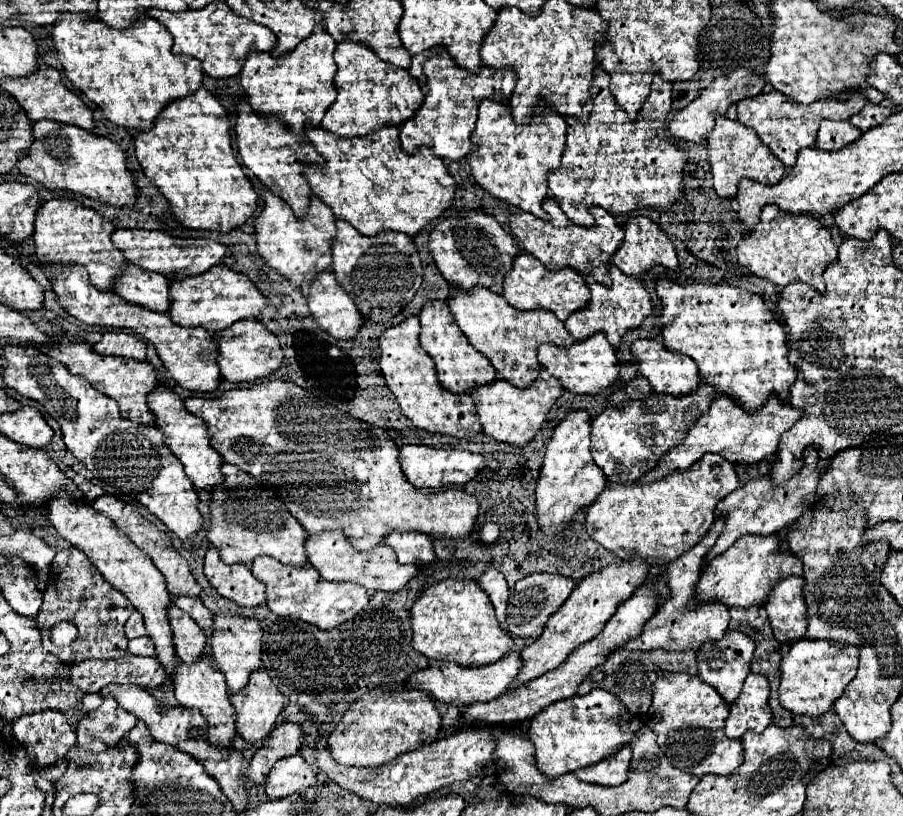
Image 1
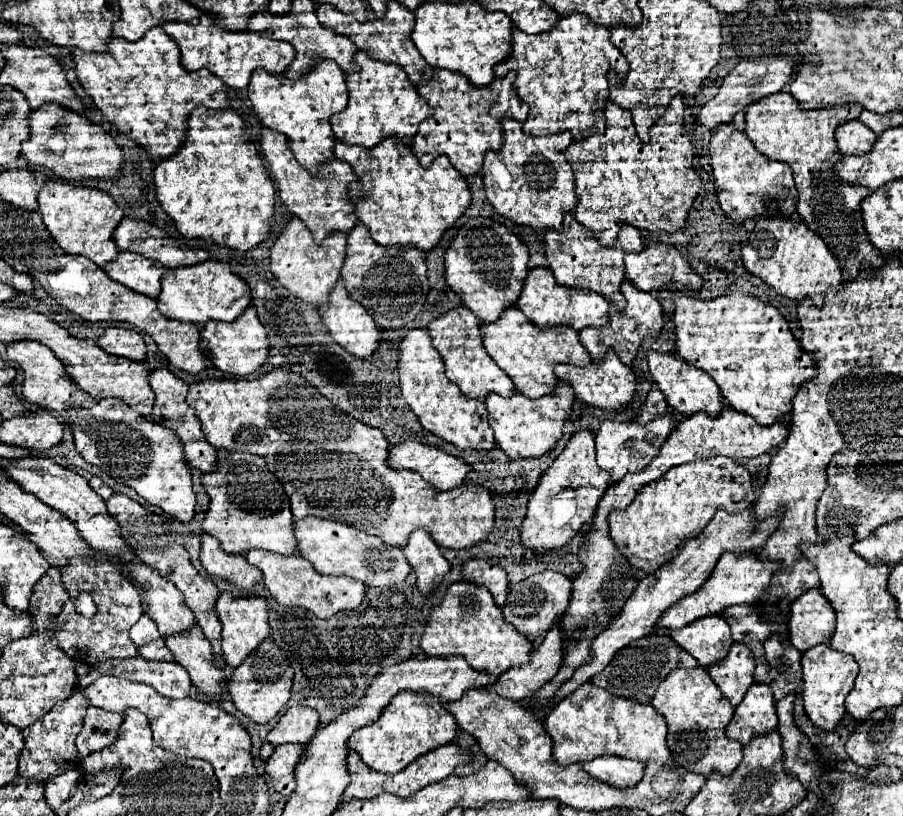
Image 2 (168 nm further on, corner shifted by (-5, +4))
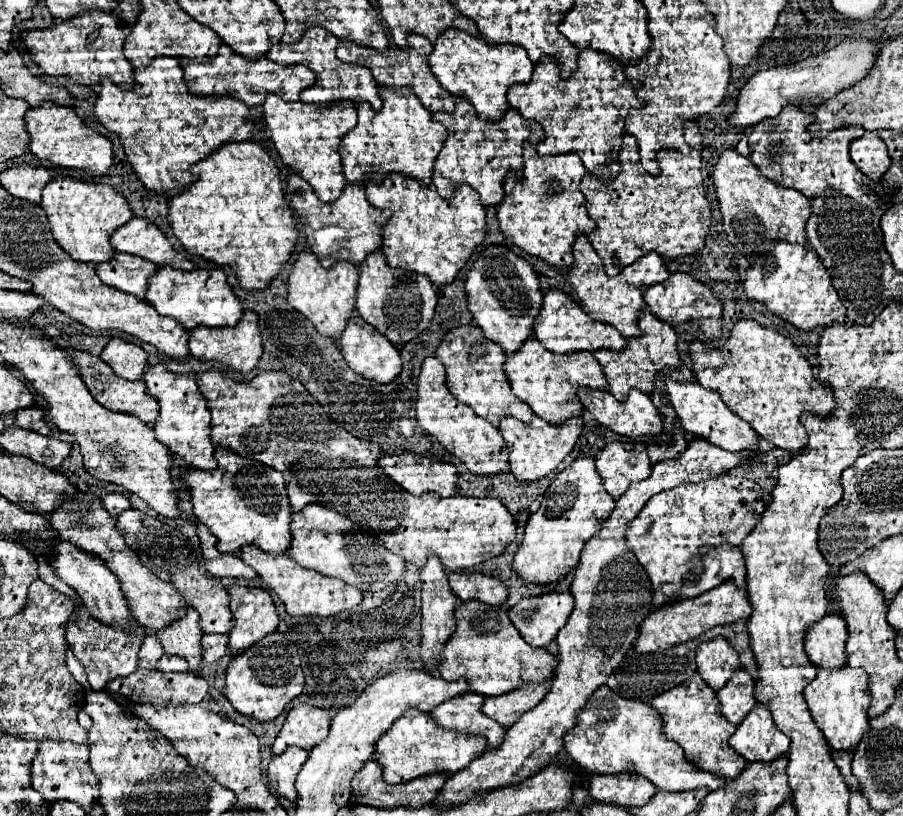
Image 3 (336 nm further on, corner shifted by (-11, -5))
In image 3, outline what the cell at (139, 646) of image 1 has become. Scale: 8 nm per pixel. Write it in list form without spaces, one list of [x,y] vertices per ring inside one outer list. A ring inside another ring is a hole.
[[[164,654],[156,662],[156,670],[162,670],[162,672],[186,672],[188,664],[180,656],[168,656],[168,654]]]

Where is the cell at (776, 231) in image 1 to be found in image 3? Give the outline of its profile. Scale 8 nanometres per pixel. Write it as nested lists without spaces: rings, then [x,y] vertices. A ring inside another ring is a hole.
[[[774,240],[772,250],[766,252],[760,262],[748,268],[744,290],[748,298],[764,302],[768,310],[802,330],[812,330],[816,326],[828,326],[846,320],[846,308],[842,306],[842,300],[832,286],[828,270],[822,266],[818,254],[802,244]]]

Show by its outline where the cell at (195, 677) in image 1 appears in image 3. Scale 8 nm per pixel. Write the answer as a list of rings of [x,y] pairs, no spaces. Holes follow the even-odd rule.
[[[188,608],[186,616],[174,622],[172,626],[156,632],[160,638],[164,652],[172,656],[180,656],[188,662],[188,670],[192,674],[200,676],[200,664],[202,664],[202,630],[198,626],[198,614],[194,608]]]

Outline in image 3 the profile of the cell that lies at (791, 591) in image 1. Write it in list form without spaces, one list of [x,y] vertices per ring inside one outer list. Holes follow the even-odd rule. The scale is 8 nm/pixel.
[[[826,614],[820,622],[812,624],[804,636],[808,658],[818,668],[840,668],[846,664],[844,644],[848,638],[846,620],[840,614]]]

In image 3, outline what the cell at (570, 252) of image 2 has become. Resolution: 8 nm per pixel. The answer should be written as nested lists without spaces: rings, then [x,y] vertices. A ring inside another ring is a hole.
[[[580,235],[574,242],[574,266],[568,270],[568,278],[572,284],[572,298],[586,310],[586,314],[592,320],[600,320],[606,324],[612,324],[624,338],[640,334],[638,328],[638,314],[644,308],[644,298],[642,298],[642,288],[646,290],[650,284],[664,282],[668,278],[668,268],[656,252],[648,252],[646,256],[638,258],[630,266],[626,266],[620,274],[608,276],[602,268],[602,260],[592,248],[589,239],[585,235]]]

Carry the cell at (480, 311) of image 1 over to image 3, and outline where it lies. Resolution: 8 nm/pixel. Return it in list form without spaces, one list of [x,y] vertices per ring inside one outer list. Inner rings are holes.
[[[530,336],[520,346],[518,352],[506,354],[504,374],[510,380],[512,392],[522,402],[526,402],[536,416],[544,418],[550,424],[560,424],[572,416],[582,414],[582,404],[576,396],[576,390],[580,386],[608,390],[608,382],[604,378],[604,372],[592,352],[556,354],[556,352],[546,350],[534,336]]]

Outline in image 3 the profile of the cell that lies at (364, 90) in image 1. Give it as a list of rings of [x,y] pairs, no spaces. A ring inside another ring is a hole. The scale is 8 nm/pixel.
[[[378,86],[380,98],[382,98],[382,110],[374,112],[370,120],[362,120],[356,124],[354,130],[350,130],[342,142],[340,142],[340,156],[344,166],[346,180],[362,182],[364,174],[376,174],[370,176],[374,180],[384,178],[388,172],[400,172],[406,176],[414,176],[420,182],[430,184],[432,182],[432,162],[436,160],[436,154],[440,152],[442,140],[444,140],[444,126],[436,120],[432,120],[432,114],[420,106],[420,100],[416,94],[404,86],[404,88],[390,88],[390,86]]]

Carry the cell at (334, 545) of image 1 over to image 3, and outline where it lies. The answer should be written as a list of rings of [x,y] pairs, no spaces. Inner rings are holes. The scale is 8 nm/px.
[[[310,504],[300,514],[292,516],[290,524],[292,546],[288,548],[288,556],[294,558],[300,566],[312,568],[324,576],[338,578],[358,590],[368,590],[368,586],[376,584],[376,578],[402,578],[406,572],[406,560],[388,552],[382,544],[374,548],[362,548],[362,530],[352,524],[348,518]],[[342,520],[342,522],[336,522]]]

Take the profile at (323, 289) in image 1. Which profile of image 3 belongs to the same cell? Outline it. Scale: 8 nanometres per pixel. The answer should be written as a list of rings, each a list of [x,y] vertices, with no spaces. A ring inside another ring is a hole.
[[[360,316],[348,318],[348,324],[346,324],[338,344],[340,344],[340,350],[342,350],[348,366],[356,374],[360,374],[364,378],[370,378],[374,382],[386,384],[386,382],[392,382],[400,374],[400,370],[402,370],[398,348],[392,342],[388,342],[388,338],[384,338],[384,334],[374,330],[374,326],[366,324]]]

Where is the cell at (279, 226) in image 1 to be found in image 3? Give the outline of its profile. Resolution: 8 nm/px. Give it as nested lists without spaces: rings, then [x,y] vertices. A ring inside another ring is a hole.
[[[310,250],[300,252],[292,272],[286,280],[288,290],[288,302],[302,312],[320,334],[338,338],[346,326],[346,320],[352,316],[354,304],[356,304],[356,284],[358,284],[358,272],[352,262],[336,262],[332,268],[322,268],[318,256]]]

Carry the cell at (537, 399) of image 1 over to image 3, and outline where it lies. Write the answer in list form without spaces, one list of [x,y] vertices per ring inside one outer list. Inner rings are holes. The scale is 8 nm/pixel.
[[[504,416],[500,420],[500,434],[510,450],[510,472],[518,478],[518,480],[540,480],[544,476],[548,476],[550,472],[554,472],[558,468],[558,464],[572,452],[580,432],[584,426],[584,418],[582,416],[574,416],[562,424],[548,424],[546,420],[534,416],[528,424],[514,418],[514,416]]]

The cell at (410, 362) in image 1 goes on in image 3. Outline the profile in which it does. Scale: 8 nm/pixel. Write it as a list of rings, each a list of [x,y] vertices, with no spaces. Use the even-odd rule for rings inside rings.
[[[428,356],[422,362],[418,376],[418,398],[416,398],[416,420],[432,434],[450,454],[460,458],[472,474],[498,474],[508,472],[508,446],[494,424],[480,418],[470,410],[468,404],[458,402],[446,386],[446,372],[436,356]]]

